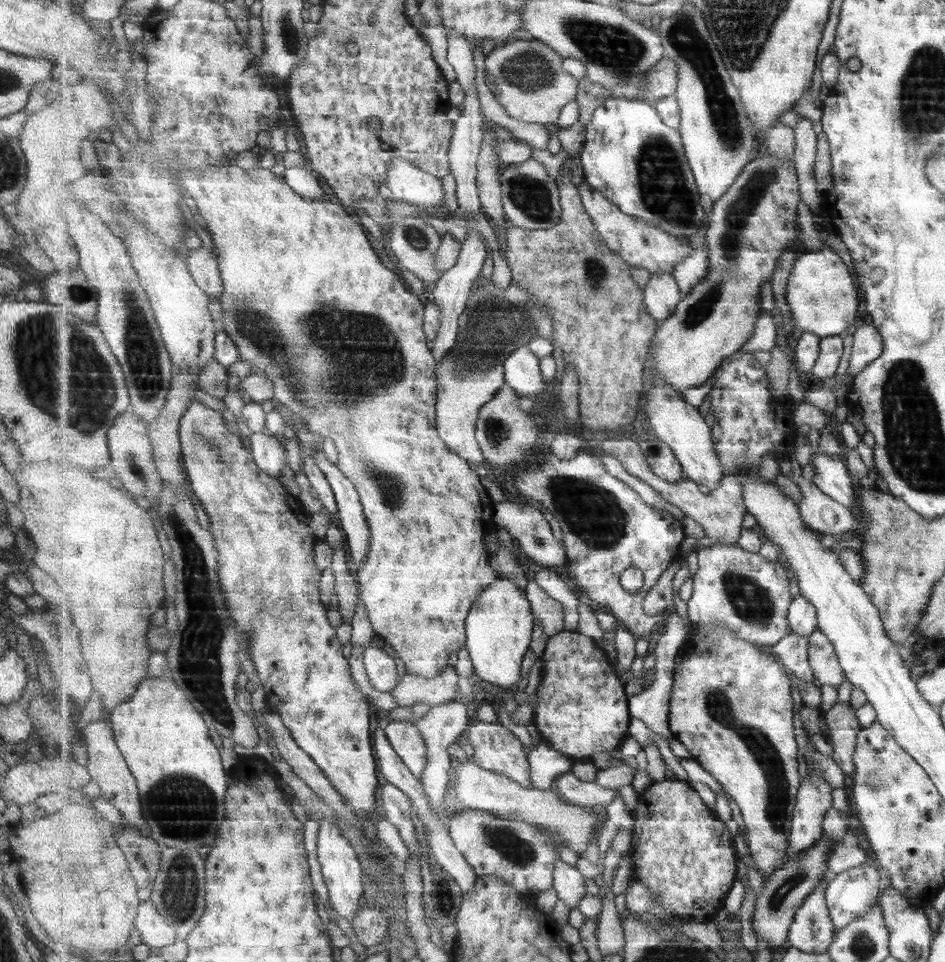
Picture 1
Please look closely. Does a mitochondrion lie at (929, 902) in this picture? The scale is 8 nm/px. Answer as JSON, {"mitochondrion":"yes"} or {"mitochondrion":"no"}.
{"mitochondrion":"no"}

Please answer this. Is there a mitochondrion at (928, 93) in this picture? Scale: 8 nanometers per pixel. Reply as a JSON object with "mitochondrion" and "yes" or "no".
{"mitochondrion":"yes"}

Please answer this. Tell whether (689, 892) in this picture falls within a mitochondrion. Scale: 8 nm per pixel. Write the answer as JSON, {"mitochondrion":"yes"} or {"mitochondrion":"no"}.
{"mitochondrion":"no"}

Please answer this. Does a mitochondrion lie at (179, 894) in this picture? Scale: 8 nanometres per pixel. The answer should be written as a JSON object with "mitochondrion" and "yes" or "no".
{"mitochondrion":"yes"}

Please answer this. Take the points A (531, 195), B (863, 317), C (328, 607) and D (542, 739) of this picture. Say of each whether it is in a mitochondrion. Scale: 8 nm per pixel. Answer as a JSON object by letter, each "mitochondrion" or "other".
{"A":"mitochondrion","B":"other","C":"other","D":"other"}

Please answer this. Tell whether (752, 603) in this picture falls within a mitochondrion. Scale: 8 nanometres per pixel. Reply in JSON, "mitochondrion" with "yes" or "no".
{"mitochondrion":"yes"}

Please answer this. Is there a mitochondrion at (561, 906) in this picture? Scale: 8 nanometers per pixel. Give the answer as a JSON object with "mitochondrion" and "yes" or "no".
{"mitochondrion":"no"}

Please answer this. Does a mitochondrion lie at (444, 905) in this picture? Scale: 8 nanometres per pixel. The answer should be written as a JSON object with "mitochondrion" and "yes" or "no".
{"mitochondrion":"yes"}

